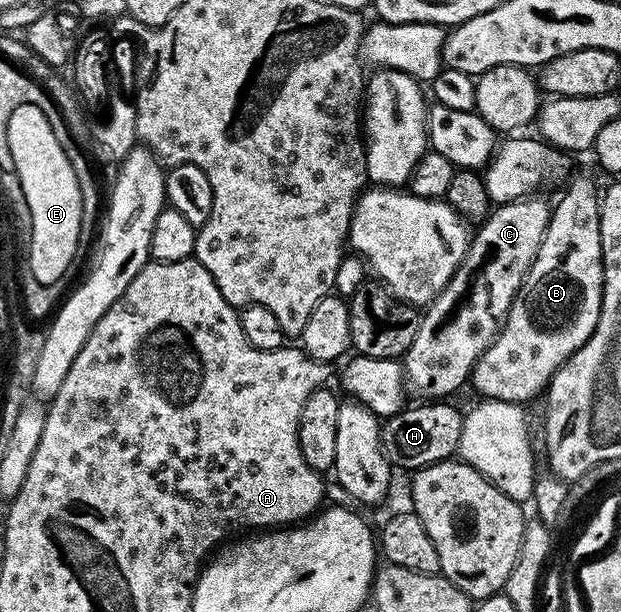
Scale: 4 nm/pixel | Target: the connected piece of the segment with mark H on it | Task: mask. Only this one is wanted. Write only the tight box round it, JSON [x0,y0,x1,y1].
[381,401,464,470]

